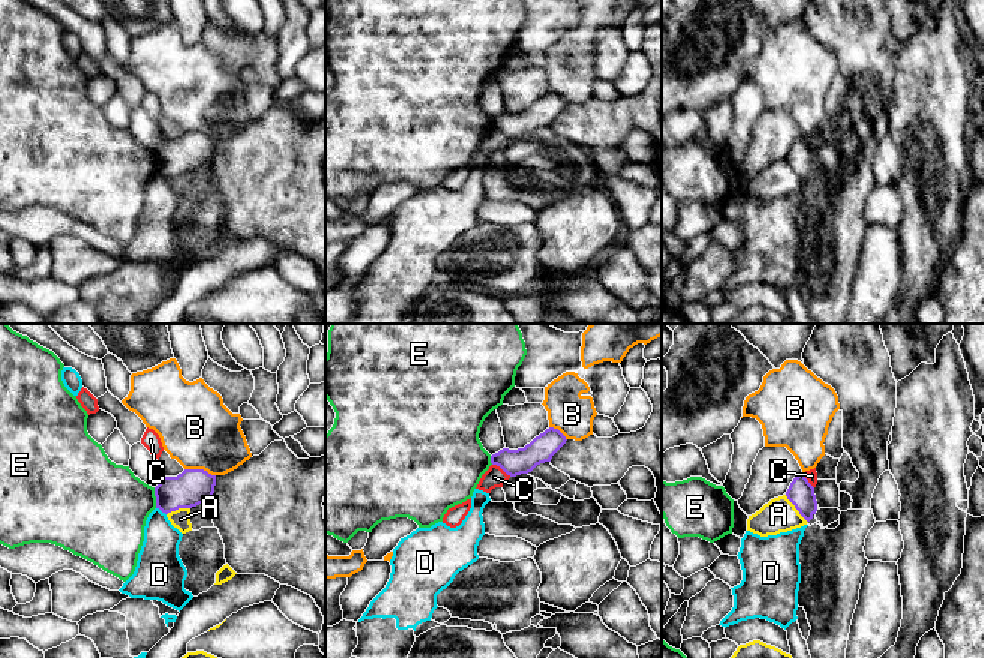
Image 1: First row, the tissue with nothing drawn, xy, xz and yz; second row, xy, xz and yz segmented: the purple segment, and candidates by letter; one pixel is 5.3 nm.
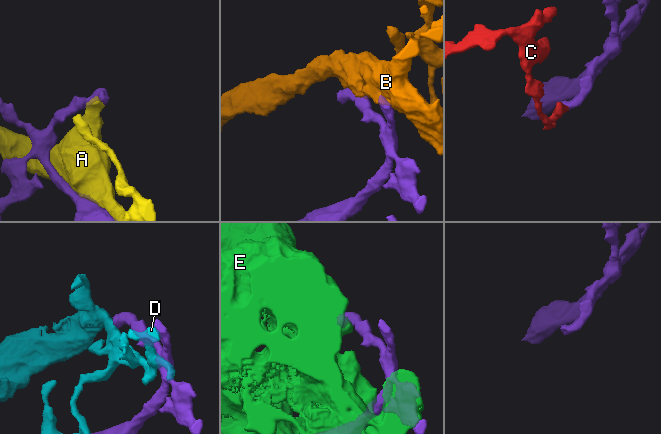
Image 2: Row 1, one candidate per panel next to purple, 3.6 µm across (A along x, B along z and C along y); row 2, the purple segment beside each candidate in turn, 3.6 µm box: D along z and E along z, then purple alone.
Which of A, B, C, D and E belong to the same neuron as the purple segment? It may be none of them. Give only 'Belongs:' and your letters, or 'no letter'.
Belongs: no letter

